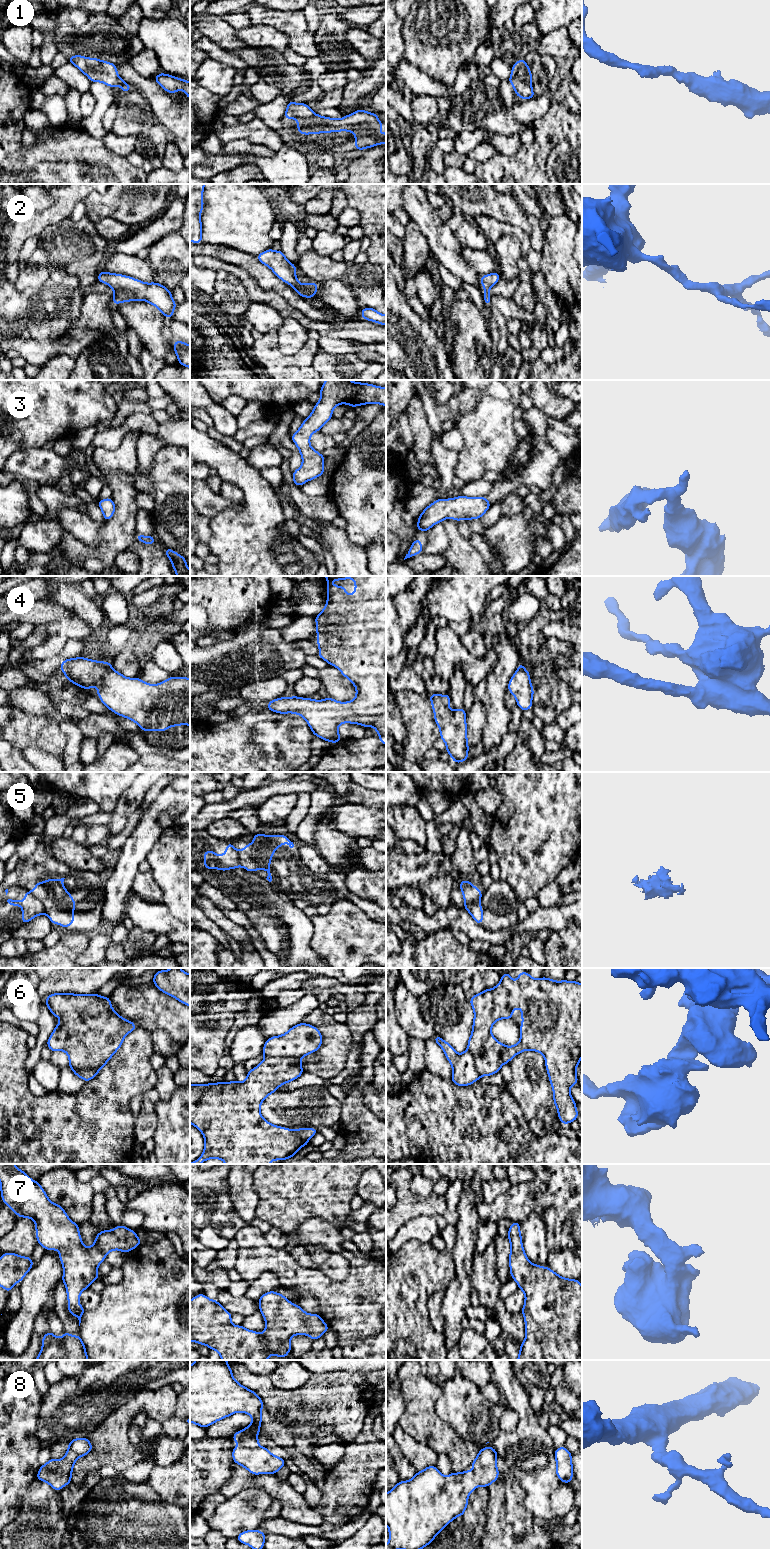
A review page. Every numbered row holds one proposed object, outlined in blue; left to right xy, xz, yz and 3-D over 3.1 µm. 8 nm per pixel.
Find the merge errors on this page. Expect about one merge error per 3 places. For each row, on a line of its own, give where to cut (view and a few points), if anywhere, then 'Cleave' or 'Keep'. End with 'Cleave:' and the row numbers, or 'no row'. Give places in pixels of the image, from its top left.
1: No split. Keep
2: No split. Keep
3: No split. Keep
4: No split. Keep
5: Split along xy (29, 891), (42, 903), (46, 913). Cleave
6: Split along xy (107, 1060), (95, 1069), (71, 1068). Cleave
7: No split. Keep
8: No split. Keep
Cleave: 5, 6

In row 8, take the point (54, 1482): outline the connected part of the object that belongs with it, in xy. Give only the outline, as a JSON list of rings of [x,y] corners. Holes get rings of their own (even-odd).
[[[75,1438],[68,1444],[65,1456],[60,1460],[53,1458],[40,1466],[36,1479],[47,1482],[54,1490],[60,1491],[72,1483],[71,1476],[75,1461],[92,1451],[88,1438]]]

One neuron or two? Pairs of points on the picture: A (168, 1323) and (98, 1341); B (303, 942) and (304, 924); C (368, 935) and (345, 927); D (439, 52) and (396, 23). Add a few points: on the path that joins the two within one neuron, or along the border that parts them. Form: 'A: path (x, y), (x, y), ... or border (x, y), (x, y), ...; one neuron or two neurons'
A: path (151, 1338), (148, 1341), (115, 1341); one neuron
B: path (303, 938), (303, 928); one neuron
C: path (362, 935), (353, 935), (351, 933); one neuron
D: border (402, 20), (402, 39), (405, 49); two neurons

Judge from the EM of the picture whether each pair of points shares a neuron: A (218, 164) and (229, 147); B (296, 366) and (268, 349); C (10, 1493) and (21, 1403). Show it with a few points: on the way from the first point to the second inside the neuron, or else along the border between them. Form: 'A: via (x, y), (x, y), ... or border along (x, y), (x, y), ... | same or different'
A: border along (252, 153), (228, 154) | different
B: via (289, 366), (285, 366), (275, 356) | same
C: via (14, 1471), (14, 1455), (19, 1450), (19, 1425) | same

